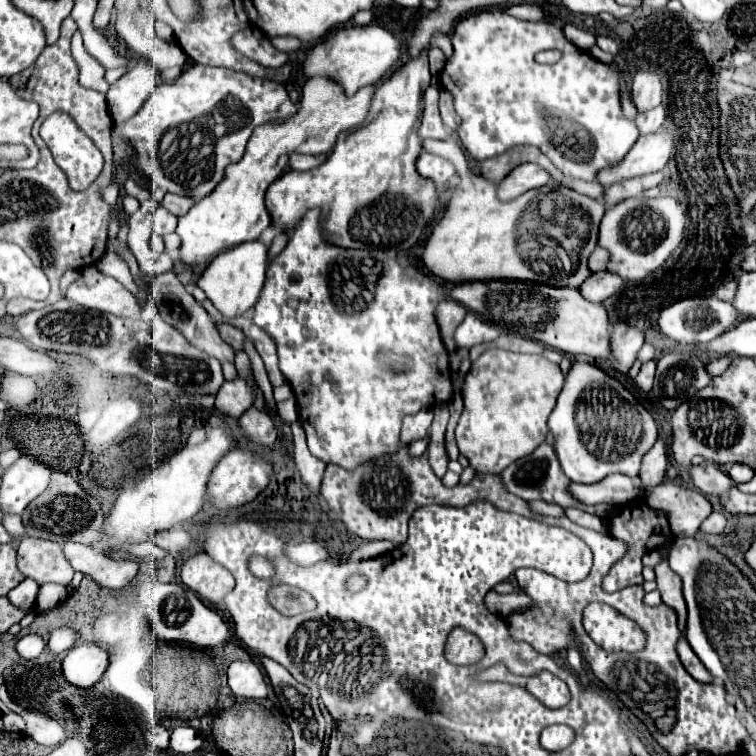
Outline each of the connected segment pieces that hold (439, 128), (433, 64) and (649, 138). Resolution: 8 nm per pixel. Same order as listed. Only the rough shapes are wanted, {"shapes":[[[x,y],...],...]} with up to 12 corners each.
{"shapes":[[[440,87],[424,93],[422,139],[450,137],[438,113]],[[430,49],[430,71],[438,75],[446,61],[440,49]],[[666,131],[638,137],[618,165],[598,173],[608,187],[656,173],[668,163],[674,137]]]}

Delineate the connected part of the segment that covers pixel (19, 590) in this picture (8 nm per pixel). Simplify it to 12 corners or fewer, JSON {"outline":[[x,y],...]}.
{"outline":[[24,579],[8,593],[8,599],[18,609],[36,605],[38,583]]}

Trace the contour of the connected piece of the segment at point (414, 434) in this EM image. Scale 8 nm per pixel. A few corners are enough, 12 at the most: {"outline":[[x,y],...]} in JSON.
{"outline":[[422,409],[402,419],[400,445],[424,439],[432,411]]}

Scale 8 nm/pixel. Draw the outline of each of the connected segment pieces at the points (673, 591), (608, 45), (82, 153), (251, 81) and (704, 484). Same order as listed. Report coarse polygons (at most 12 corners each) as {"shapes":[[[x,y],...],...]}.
{"shapes":[[[664,559],[656,569],[662,603],[678,615],[678,629],[686,627],[682,579]],[[596,35],[596,45],[600,49],[618,53],[618,45],[608,35]],[[68,113],[40,127],[74,191],[102,171],[102,153]],[[190,65],[114,131],[164,193],[200,201],[282,83]],[[714,463],[690,465],[694,487],[722,495],[734,483]]]}

